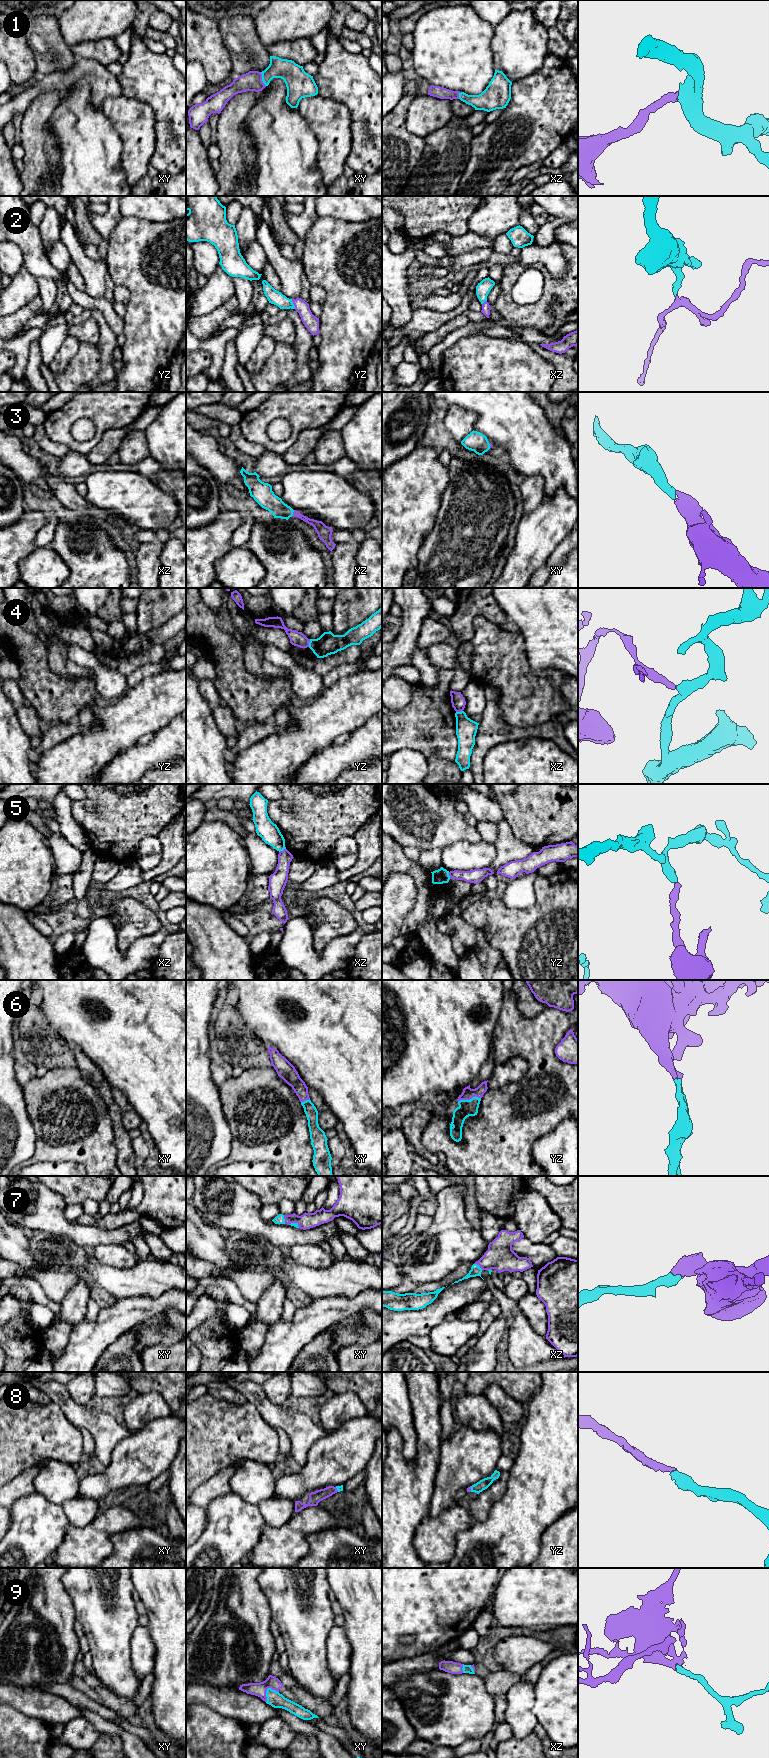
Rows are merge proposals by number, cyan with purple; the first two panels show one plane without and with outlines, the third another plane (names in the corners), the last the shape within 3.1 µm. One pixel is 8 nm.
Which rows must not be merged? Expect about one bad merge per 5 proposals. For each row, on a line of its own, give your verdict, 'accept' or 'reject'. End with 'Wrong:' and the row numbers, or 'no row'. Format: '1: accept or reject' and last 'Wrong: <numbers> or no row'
1: accept
2: accept
3: accept
4: reject
5: reject
6: accept
7: accept
8: accept
9: accept
Wrong: 4, 5

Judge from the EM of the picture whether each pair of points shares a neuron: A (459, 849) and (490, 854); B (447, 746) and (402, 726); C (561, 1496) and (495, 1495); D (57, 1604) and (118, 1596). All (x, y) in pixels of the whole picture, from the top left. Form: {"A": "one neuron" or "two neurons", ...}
{"A": "one neuron", "B": "one neuron", "C": "two neurons", "D": "two neurons"}

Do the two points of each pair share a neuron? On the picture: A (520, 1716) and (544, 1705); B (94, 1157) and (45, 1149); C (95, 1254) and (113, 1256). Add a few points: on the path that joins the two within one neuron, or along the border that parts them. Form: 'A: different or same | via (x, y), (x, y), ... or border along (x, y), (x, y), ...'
A: different | border along (533, 1688), (534, 1705), (532, 1713), (538, 1723)
B: same | via (82, 1146), (57, 1146)
C: same | via (99, 1254), (109, 1255)

